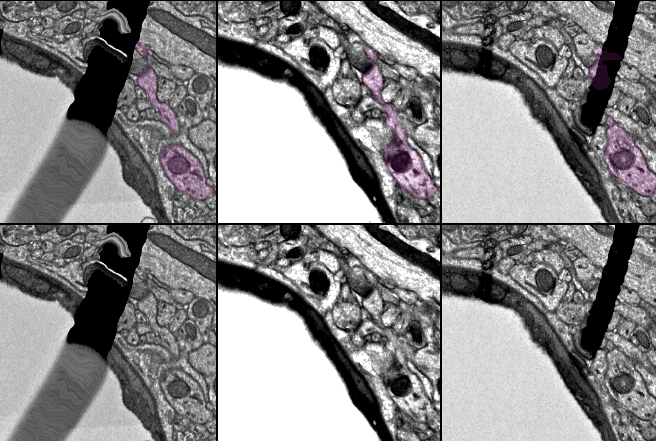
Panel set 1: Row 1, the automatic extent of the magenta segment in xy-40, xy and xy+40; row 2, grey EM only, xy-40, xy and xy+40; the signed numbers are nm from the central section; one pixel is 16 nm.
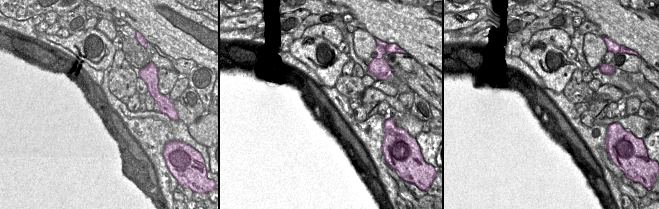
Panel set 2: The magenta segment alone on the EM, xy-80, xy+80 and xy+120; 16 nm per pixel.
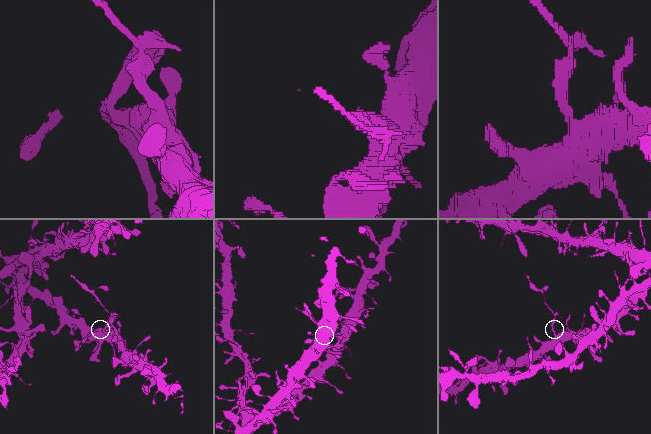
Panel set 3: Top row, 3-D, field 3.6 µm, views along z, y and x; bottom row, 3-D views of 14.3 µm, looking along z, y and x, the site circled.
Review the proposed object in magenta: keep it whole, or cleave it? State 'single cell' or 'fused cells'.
fused cells

